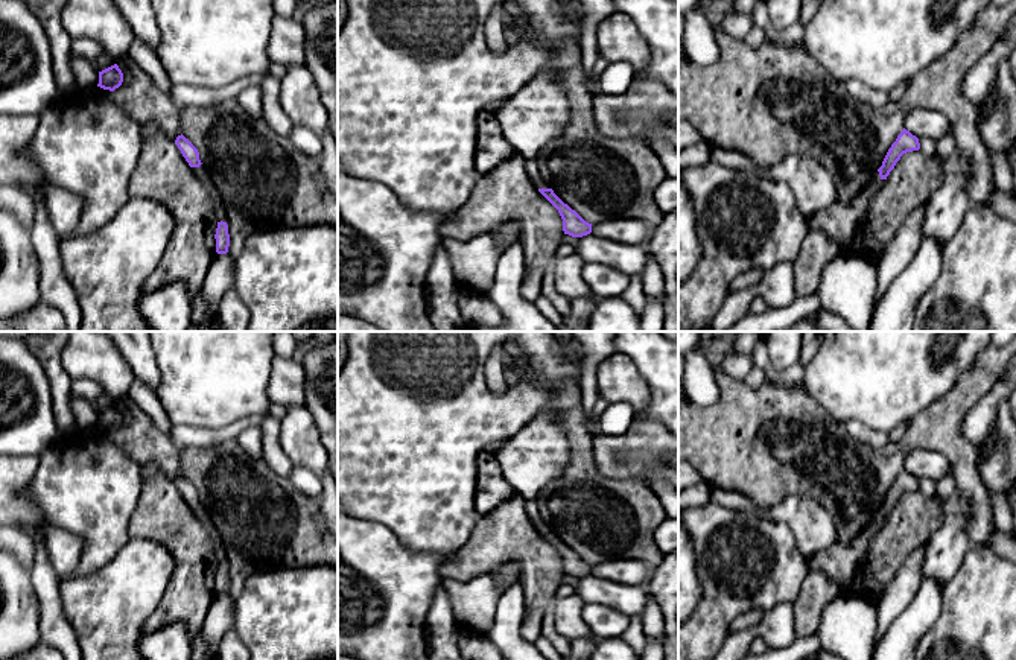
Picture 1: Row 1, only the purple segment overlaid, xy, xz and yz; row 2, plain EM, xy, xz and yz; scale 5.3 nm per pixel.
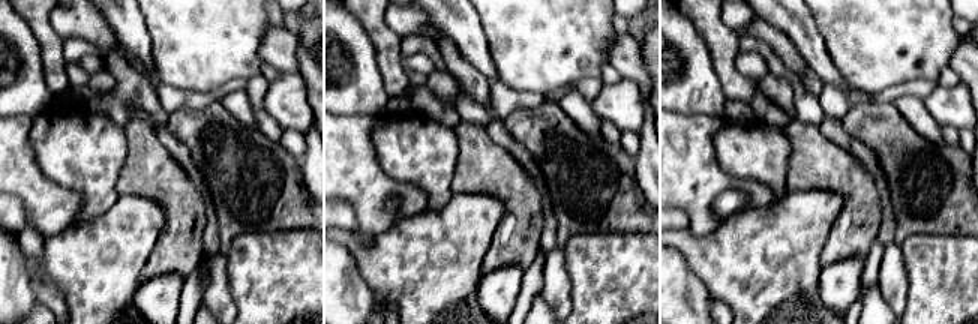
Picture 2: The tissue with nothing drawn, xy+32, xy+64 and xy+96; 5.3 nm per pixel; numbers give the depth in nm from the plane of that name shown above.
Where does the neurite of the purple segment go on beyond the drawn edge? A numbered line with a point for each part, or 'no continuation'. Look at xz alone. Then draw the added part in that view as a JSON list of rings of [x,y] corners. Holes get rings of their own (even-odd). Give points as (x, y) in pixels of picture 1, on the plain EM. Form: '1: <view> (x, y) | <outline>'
1: xz (531, 507) | [[[535,499],[525,500],[525,511],[537,529],[551,529],[551,526],[543,520]]]

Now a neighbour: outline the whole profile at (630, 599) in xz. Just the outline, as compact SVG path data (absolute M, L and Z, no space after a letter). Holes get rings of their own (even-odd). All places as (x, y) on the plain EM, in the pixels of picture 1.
M592 573L578 578L575 595L584 604L607 605L628 617L642 617L648 601L646 590L642 585L616 582Z

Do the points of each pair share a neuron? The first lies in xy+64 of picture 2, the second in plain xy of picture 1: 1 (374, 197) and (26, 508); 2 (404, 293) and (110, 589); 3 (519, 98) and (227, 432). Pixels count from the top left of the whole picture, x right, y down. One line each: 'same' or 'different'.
1: same
2: same
3: same

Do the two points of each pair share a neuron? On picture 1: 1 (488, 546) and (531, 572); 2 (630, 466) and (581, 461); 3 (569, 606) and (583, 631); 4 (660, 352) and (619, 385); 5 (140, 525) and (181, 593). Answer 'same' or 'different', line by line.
1: same
2: different
3: same
4: different
5: same

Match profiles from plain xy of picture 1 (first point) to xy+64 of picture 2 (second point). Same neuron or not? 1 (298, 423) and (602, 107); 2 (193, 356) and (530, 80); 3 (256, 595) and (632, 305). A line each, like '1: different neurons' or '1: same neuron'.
1: same neuron
2: same neuron
3: same neuron

